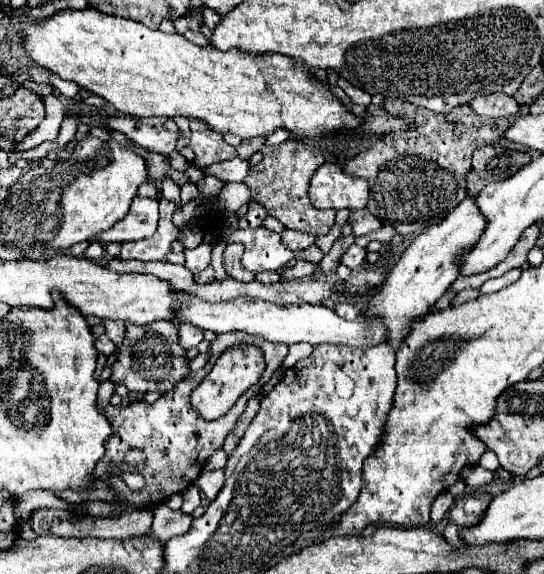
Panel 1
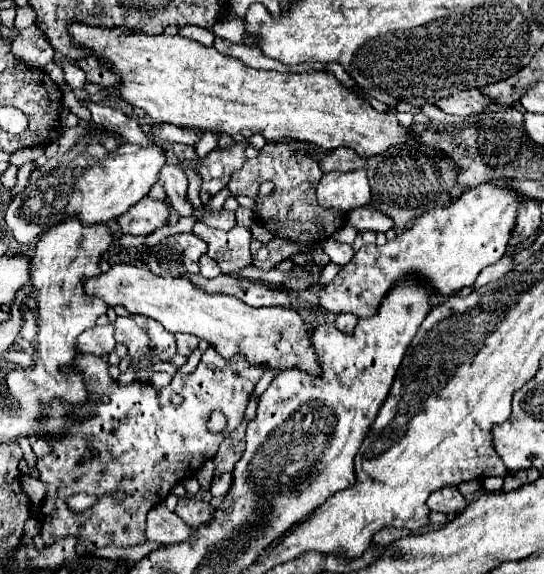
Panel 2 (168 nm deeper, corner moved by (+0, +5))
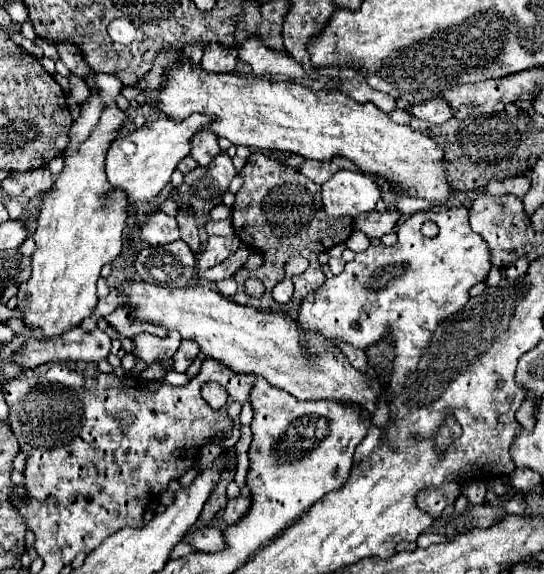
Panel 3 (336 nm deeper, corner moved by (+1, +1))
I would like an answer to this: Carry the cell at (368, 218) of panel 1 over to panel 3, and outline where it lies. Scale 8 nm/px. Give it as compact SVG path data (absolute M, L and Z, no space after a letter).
M369 212L359 214L355 218L355 230L361 230L369 238L381 238L383 234L389 234L397 220L401 218L399 212Z

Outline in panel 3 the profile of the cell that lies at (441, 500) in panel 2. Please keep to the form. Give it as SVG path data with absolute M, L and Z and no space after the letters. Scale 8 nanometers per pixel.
M441 484L441 488L423 488L417 494L417 506L421 510L425 510L429 516L439 518L439 514L443 512L445 506L453 504L457 500L457 496L461 494L459 484Z

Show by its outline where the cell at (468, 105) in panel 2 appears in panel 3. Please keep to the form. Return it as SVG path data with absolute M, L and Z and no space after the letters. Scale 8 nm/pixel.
M431 98L431 100L419 102L419 104L411 106L409 112L411 112L411 116L421 118L431 124L443 124L445 120L453 118L453 110L443 98Z

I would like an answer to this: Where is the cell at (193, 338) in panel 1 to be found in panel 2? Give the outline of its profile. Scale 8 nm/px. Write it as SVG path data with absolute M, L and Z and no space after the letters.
M176 336L176 344L178 344L178 352L184 356L190 356L190 352L198 346L198 338L196 336Z

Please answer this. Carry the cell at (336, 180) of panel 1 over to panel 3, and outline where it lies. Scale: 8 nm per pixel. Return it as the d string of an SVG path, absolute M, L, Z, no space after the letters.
M339 170L333 178L323 184L323 208L327 216L351 216L375 210L381 198L377 184L361 172Z

